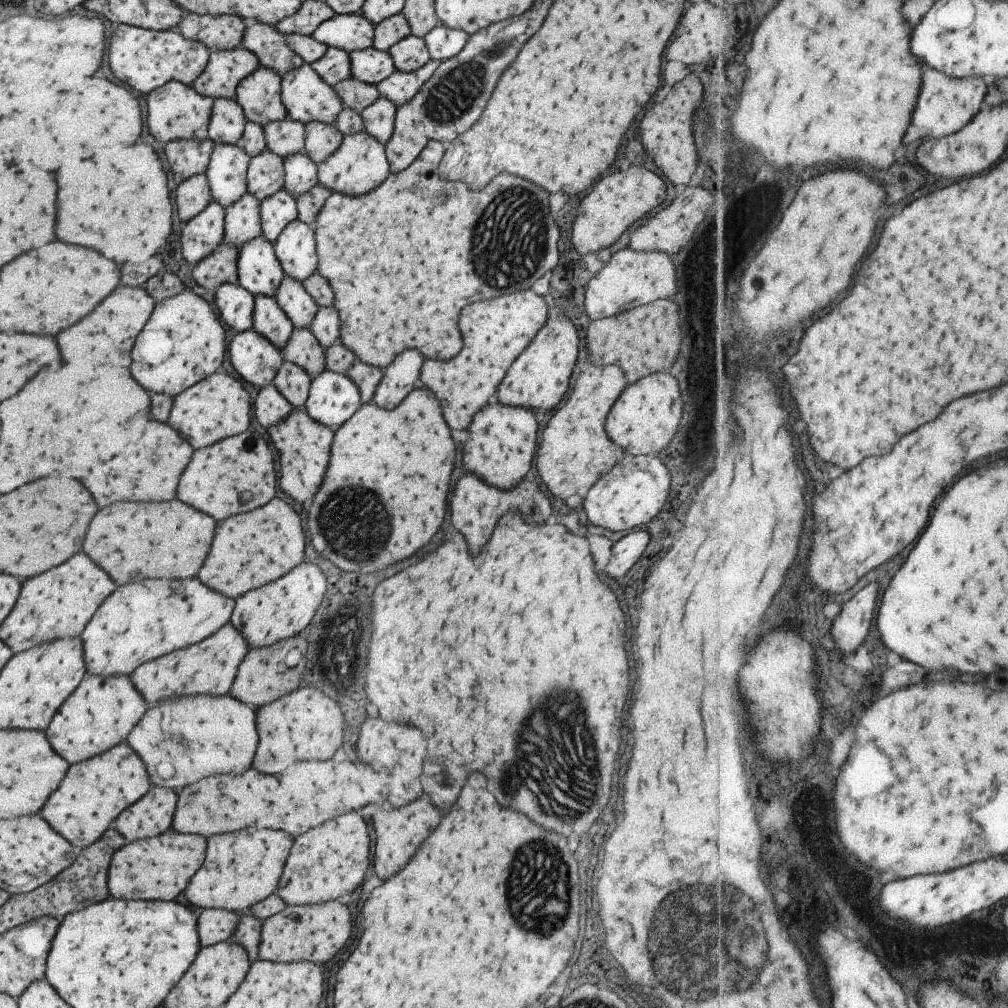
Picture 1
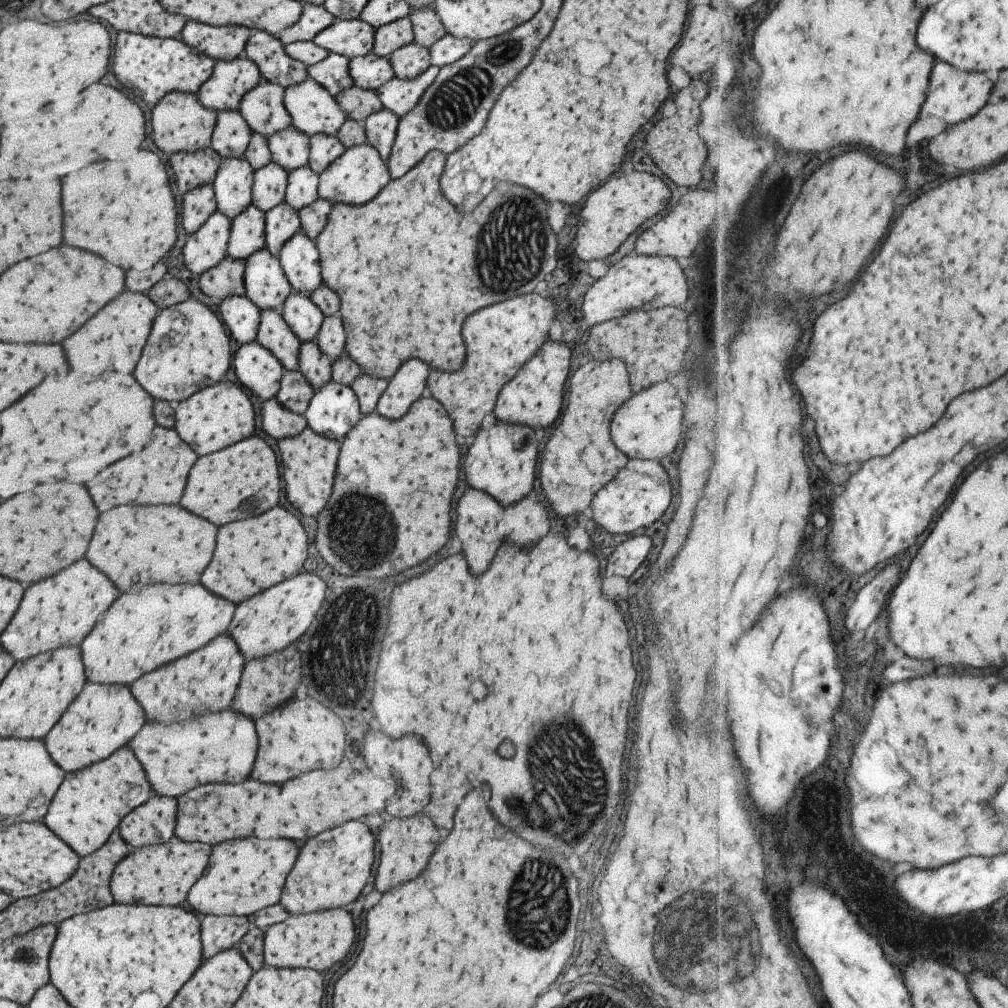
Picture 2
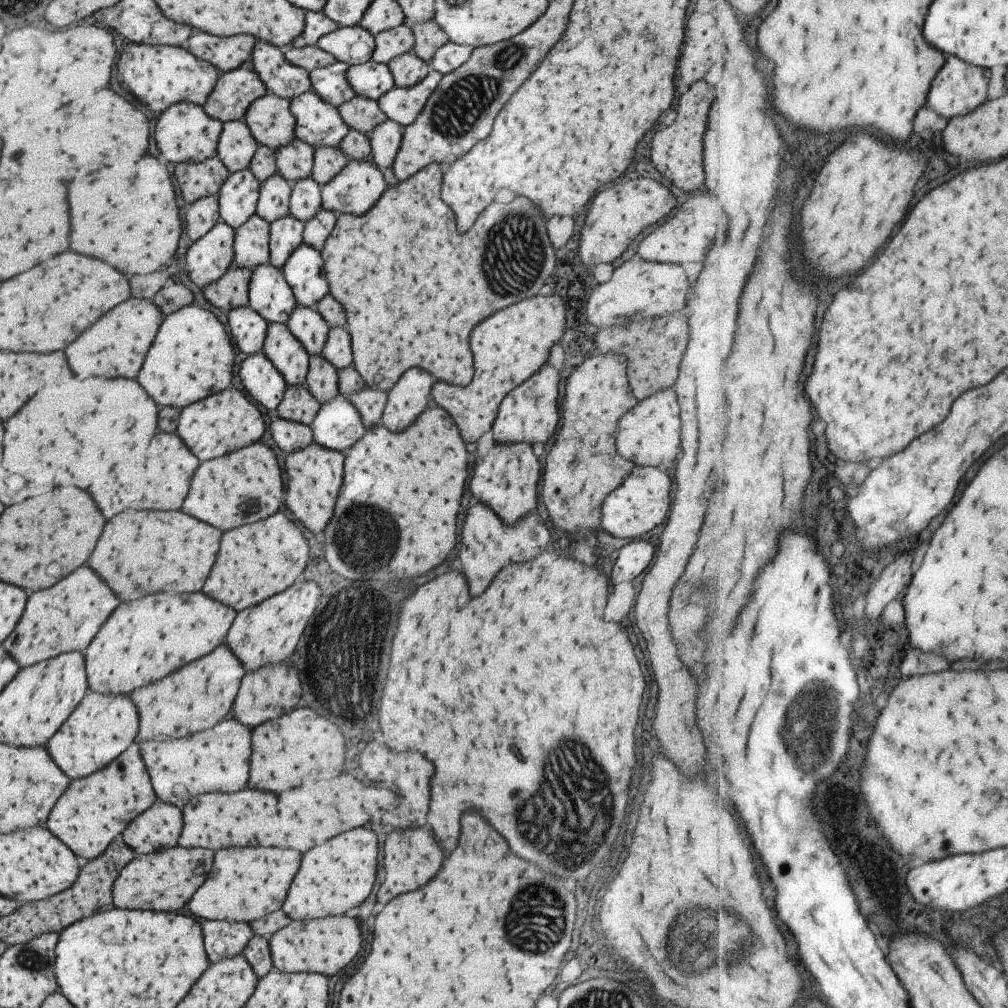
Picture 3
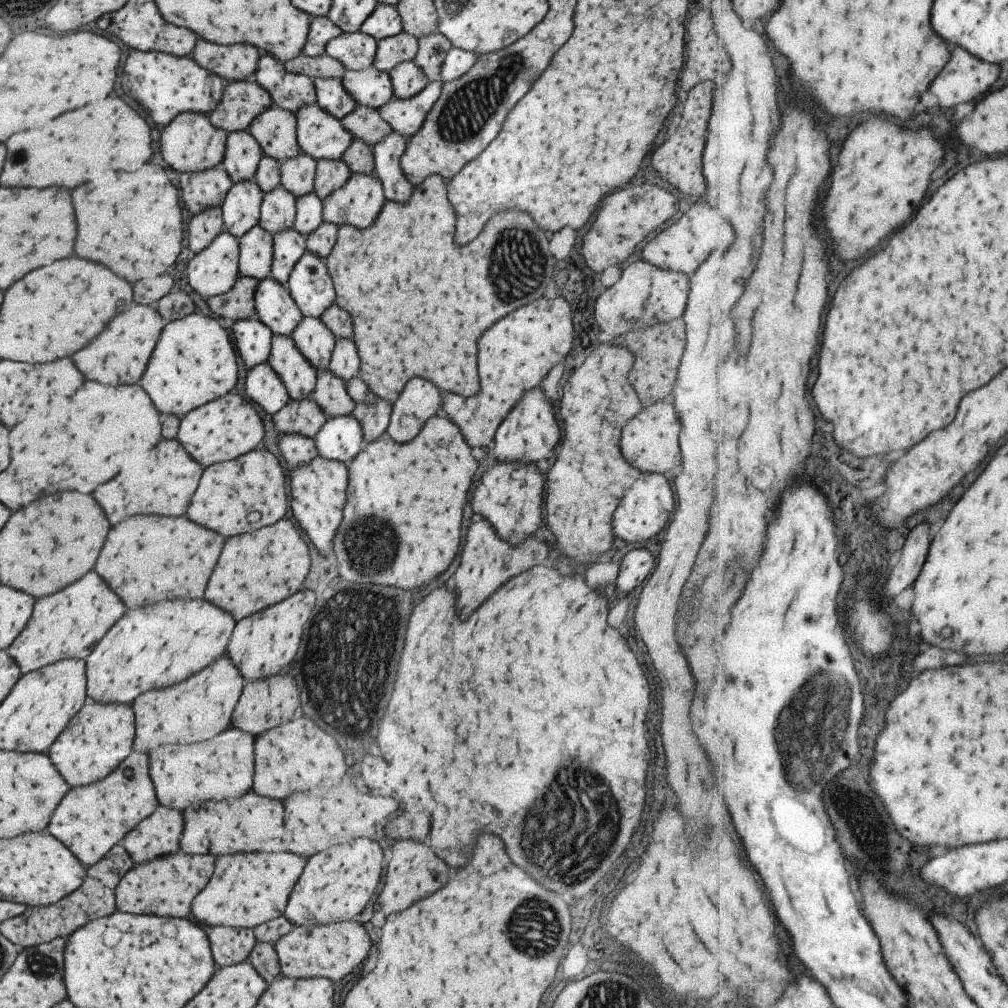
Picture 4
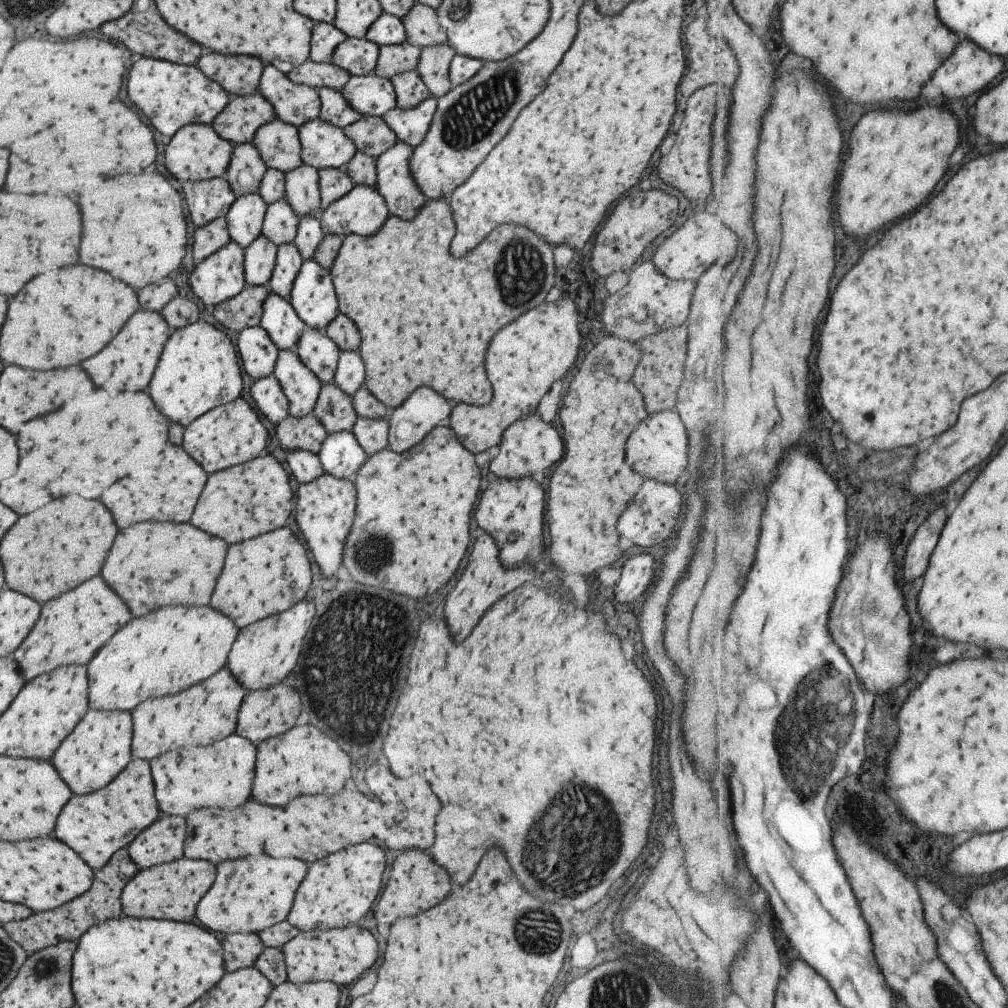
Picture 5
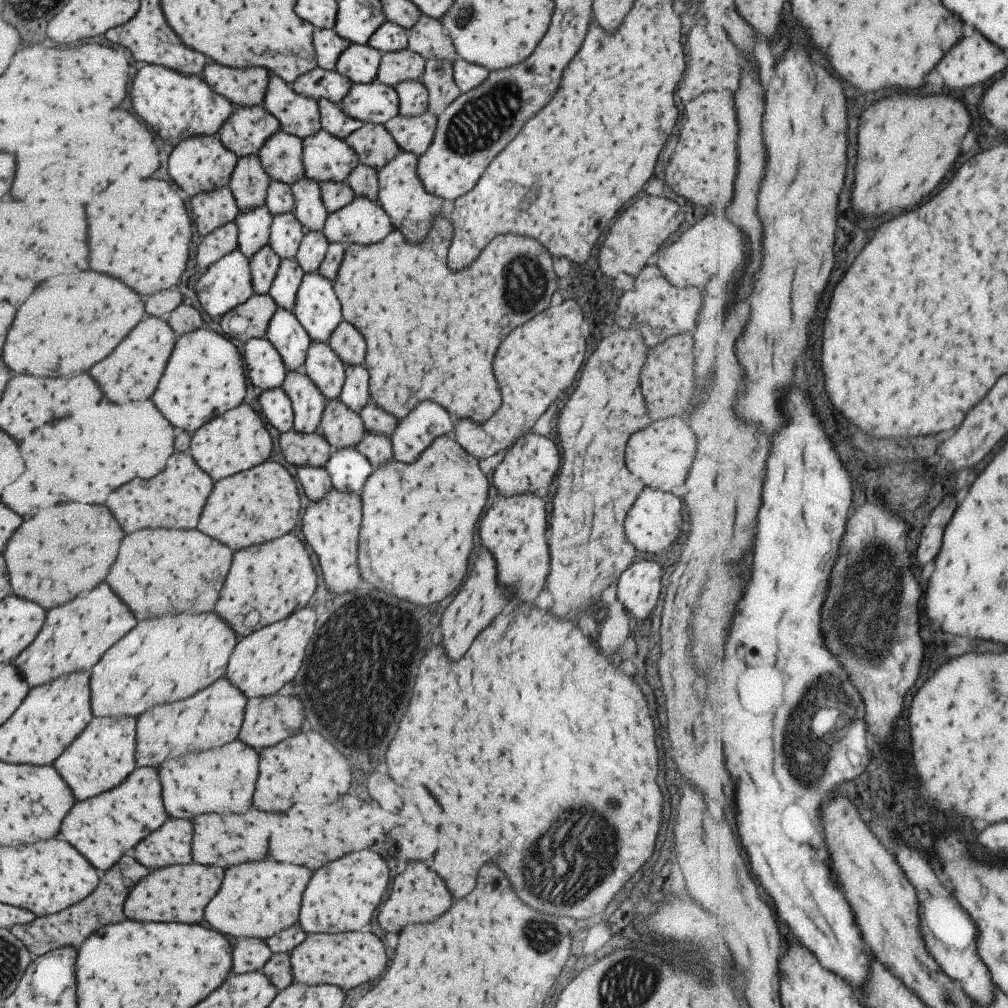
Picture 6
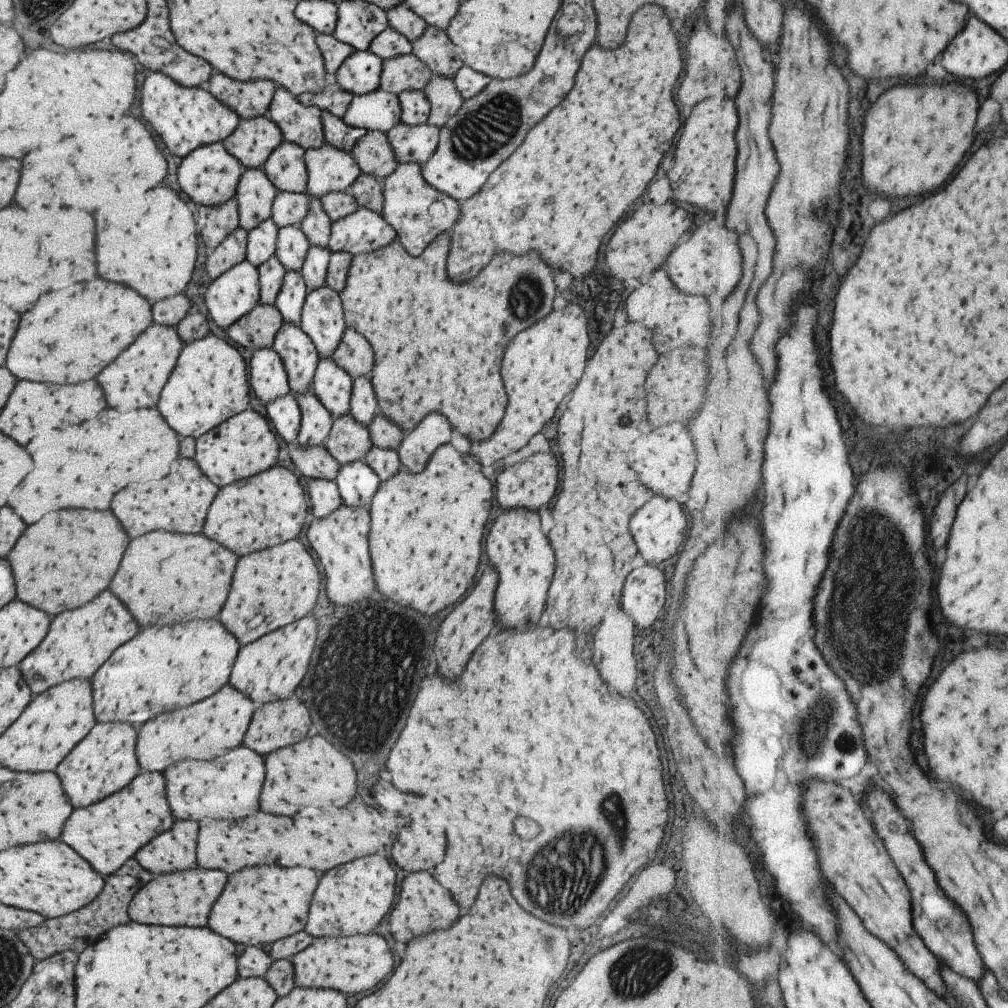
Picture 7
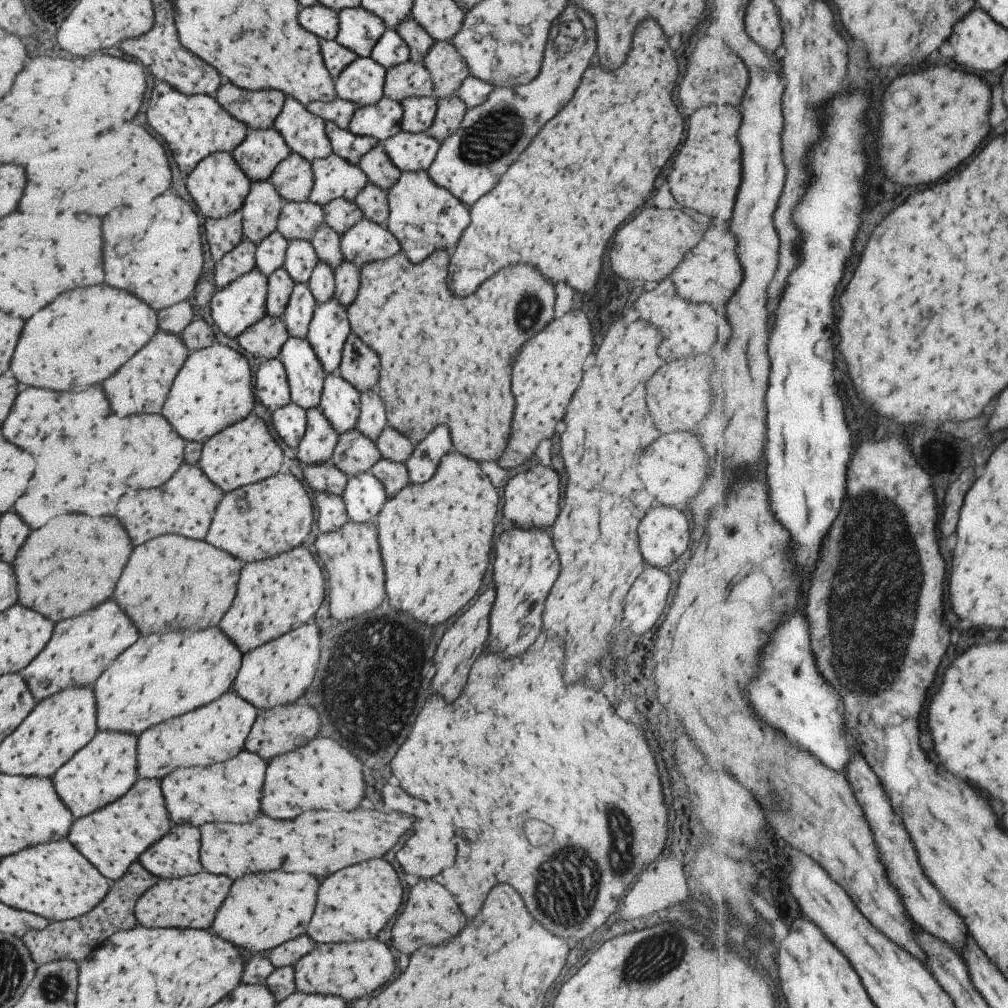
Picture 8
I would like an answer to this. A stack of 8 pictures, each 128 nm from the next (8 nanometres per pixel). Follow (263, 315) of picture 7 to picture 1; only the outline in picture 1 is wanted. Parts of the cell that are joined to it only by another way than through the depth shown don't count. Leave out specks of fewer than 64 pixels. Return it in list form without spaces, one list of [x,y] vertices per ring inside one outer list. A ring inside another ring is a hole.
[[[221,243],[201,262],[190,266],[189,273],[207,292],[214,293],[221,284],[237,285],[237,253],[236,246]]]

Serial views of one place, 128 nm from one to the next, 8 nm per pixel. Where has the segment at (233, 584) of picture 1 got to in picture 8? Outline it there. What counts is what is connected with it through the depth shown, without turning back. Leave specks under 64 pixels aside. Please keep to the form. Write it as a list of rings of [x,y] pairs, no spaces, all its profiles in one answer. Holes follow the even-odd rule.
[[[302,545],[261,562],[243,564],[235,598],[225,616],[219,620],[219,628],[225,636],[237,642],[235,646],[239,648],[239,652],[246,653],[247,650],[261,646],[263,642],[275,640],[290,630],[303,626],[303,622],[307,622],[309,618],[314,618],[325,596],[323,584],[325,581],[321,568]]]

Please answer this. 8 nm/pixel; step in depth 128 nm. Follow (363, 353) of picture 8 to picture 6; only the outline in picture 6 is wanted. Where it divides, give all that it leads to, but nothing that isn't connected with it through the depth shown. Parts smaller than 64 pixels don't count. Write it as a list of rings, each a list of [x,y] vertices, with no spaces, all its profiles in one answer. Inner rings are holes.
[[[342,320],[337,324],[333,334],[329,336],[327,345],[343,364],[347,364],[347,366],[364,366],[363,352],[365,352],[365,344],[363,344],[363,338],[355,330],[355,327],[348,322]]]

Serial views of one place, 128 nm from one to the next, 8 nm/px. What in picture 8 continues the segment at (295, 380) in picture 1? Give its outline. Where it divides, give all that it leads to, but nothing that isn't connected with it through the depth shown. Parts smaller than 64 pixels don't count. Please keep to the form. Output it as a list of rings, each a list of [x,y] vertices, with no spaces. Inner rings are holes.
[[[329,462],[309,464],[309,466],[301,465],[301,470],[305,482],[314,492],[331,494],[331,496],[343,494],[343,488],[347,484],[348,477]]]

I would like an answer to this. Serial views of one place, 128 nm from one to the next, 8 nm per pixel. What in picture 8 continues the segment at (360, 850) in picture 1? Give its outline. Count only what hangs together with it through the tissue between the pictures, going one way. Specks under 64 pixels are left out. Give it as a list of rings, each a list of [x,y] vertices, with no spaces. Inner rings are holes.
[[[385,859],[343,868],[319,884],[315,912],[305,933],[317,945],[373,939],[395,914],[401,896],[397,874]]]

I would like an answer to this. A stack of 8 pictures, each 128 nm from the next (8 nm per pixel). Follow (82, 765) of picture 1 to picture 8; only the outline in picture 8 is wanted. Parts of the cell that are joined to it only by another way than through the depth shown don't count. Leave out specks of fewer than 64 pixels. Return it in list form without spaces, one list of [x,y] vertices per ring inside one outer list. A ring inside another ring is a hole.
[[[137,780],[121,798],[89,816],[74,820],[66,839],[101,876],[112,882],[127,872],[141,852],[165,836],[171,825],[163,804],[159,780]]]

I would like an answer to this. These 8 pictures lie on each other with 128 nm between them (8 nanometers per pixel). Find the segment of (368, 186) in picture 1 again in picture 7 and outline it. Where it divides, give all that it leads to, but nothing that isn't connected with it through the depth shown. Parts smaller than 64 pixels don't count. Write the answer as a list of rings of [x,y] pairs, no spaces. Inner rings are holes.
[[[358,206],[355,212],[331,223],[328,249],[357,256],[385,248],[395,239],[395,231],[380,214]]]

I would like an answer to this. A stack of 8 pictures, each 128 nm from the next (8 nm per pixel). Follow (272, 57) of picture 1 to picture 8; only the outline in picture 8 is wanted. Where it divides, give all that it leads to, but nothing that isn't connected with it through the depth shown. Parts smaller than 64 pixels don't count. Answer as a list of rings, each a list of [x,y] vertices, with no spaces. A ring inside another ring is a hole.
[[[285,96],[281,112],[273,120],[273,128],[279,131],[288,148],[309,164],[313,160],[327,158],[332,153],[324,120],[313,116],[290,96]]]

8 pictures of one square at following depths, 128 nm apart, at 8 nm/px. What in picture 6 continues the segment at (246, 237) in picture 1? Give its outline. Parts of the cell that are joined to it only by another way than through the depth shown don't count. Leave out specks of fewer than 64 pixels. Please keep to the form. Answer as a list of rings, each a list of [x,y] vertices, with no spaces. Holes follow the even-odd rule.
[[[268,244],[259,248],[251,258],[248,258],[253,293],[268,294],[271,281],[275,278],[275,272],[279,268],[279,261],[280,258]]]

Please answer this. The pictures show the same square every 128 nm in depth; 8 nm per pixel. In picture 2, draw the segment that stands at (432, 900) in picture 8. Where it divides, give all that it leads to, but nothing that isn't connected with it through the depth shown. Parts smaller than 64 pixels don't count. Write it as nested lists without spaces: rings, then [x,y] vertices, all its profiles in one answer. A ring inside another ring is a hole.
[[[419,814],[419,816],[411,816],[411,818],[391,818],[387,822],[383,822],[379,826],[378,844],[381,844],[381,856],[379,856],[379,866],[377,866],[377,874],[375,874],[375,888],[379,892],[385,892],[387,888],[393,888],[399,882],[407,882],[411,878],[417,876],[417,872],[423,870],[429,854],[433,852],[435,844],[439,840],[439,832],[435,828],[435,824]]]

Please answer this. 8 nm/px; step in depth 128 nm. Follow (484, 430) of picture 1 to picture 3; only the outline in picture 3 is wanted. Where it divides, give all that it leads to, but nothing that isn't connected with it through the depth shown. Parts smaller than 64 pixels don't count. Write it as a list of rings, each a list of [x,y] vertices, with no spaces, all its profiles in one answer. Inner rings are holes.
[[[494,444],[481,460],[475,460],[467,486],[473,496],[479,498],[479,504],[485,504],[503,524],[511,526],[529,512],[536,512],[539,470],[539,462],[530,444]]]

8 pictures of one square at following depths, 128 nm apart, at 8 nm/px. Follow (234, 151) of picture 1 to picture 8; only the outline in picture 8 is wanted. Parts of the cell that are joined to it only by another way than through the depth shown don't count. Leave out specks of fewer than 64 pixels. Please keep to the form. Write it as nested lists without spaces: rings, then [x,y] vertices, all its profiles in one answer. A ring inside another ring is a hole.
[[[277,231],[271,232],[267,238],[256,244],[254,260],[259,274],[267,278],[269,274],[283,266],[287,245],[288,242]]]

